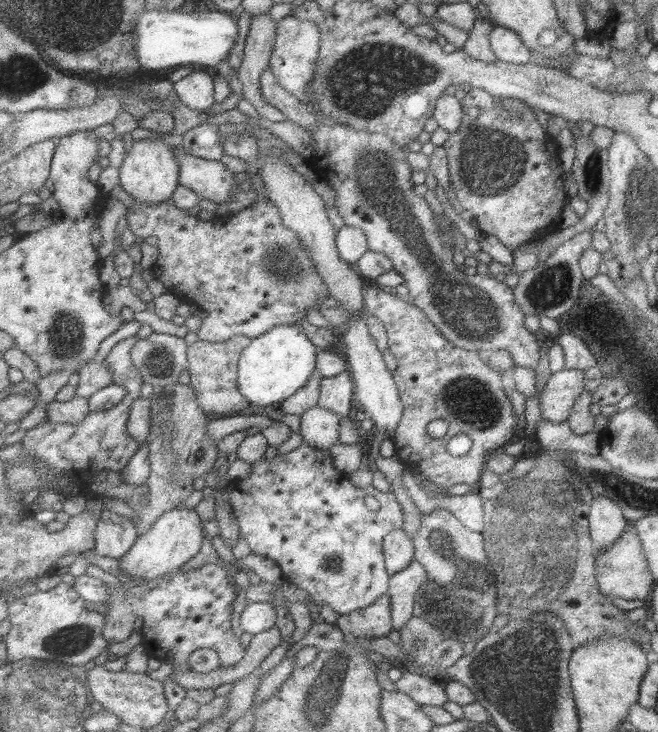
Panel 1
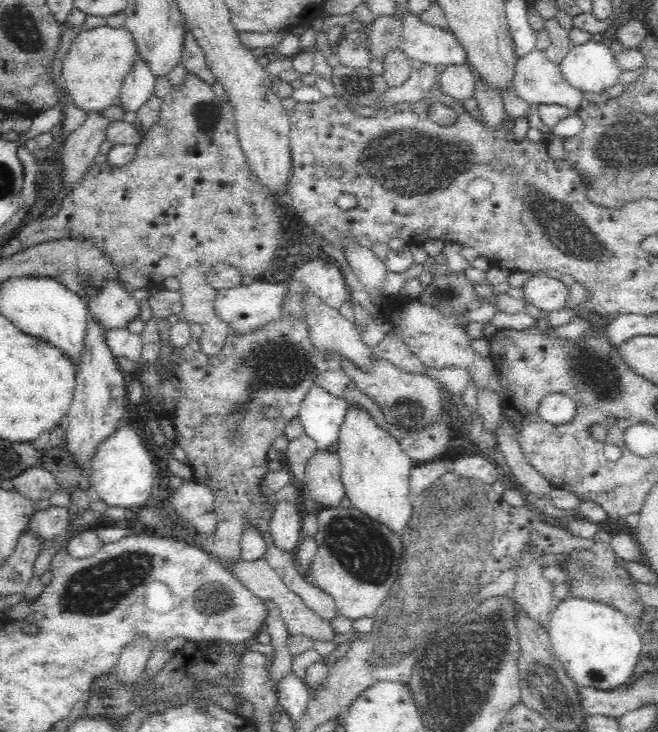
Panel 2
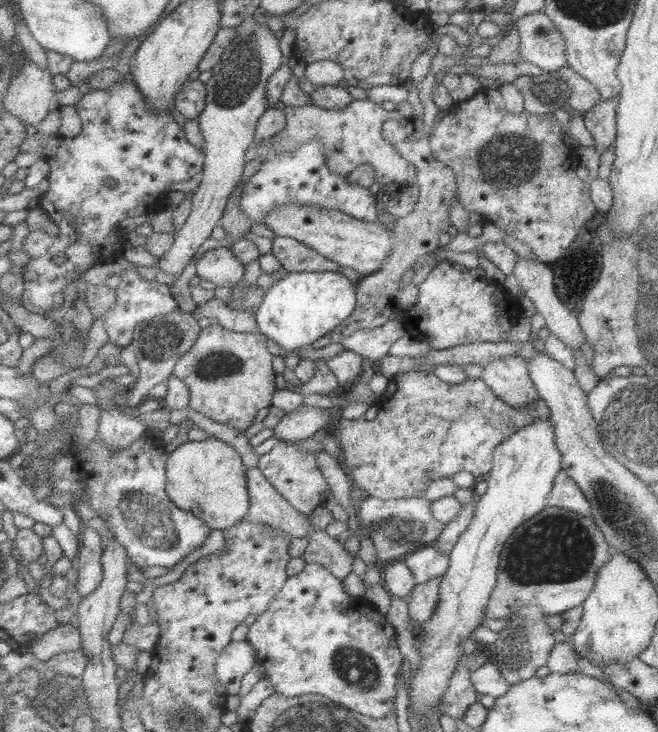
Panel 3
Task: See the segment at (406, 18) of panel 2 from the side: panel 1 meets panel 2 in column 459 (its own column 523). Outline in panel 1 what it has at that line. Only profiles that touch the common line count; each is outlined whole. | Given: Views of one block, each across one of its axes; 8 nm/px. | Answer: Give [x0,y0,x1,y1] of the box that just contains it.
[489,25,540,65]

